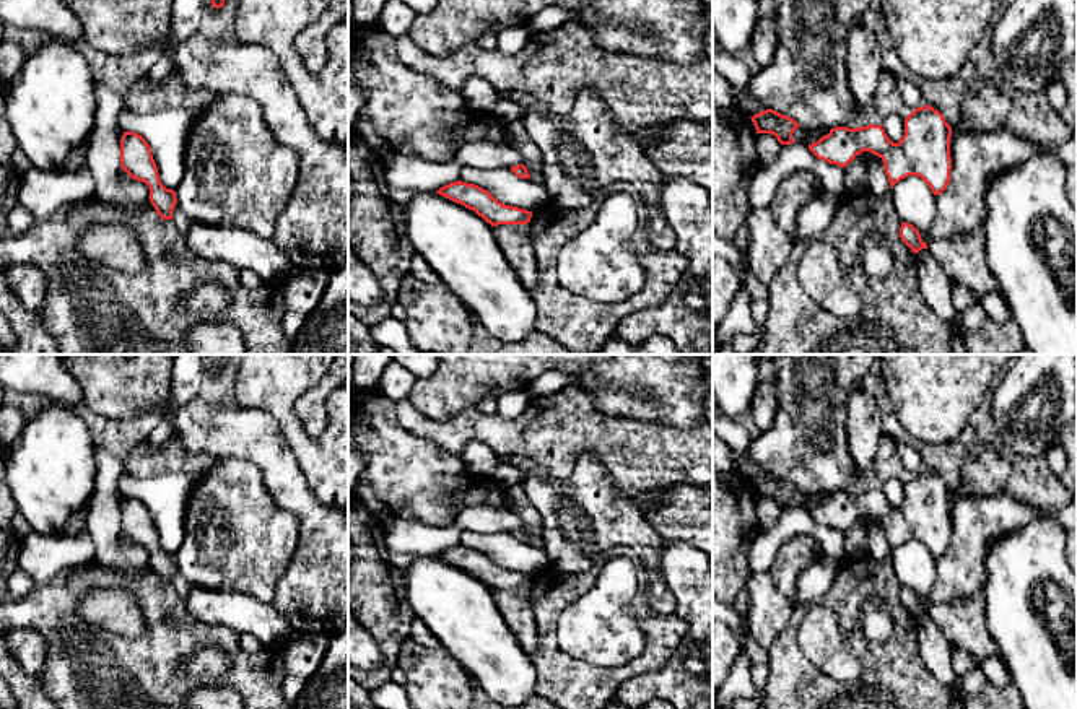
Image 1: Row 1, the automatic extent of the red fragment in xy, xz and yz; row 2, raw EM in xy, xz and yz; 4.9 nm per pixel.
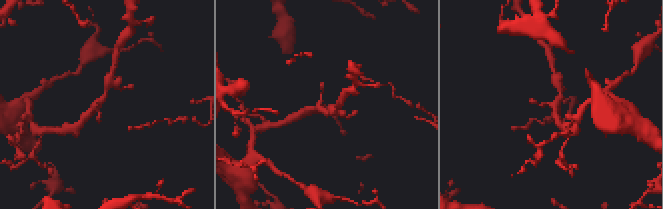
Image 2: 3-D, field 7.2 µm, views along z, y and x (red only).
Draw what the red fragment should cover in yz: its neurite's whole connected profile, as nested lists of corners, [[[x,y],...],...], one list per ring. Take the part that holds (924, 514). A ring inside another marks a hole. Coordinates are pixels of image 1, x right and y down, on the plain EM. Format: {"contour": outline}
{"contour": [[[922,470],[905,483],[905,499],[898,507],[887,501],[882,489],[869,488],[859,493],[835,491],[809,514],[839,532],[846,532],[862,515],[870,515],[883,525],[890,553],[908,540],[918,540],[939,559],[950,546],[950,501],[952,491],[944,480]]]}

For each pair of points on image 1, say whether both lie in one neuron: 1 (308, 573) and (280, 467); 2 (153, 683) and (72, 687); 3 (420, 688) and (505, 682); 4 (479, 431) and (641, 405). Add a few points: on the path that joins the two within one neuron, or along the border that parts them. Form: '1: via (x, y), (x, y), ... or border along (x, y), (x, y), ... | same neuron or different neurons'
1: via (309, 547), (309, 509), (293, 493) | same neuron
2: via (134, 683), (91, 687) | same neuron
3: border along (448, 654), (464, 669), (474, 685) | different neurons
4: border along (576, 384), (604, 413), (633, 417), (640, 421) | different neurons

